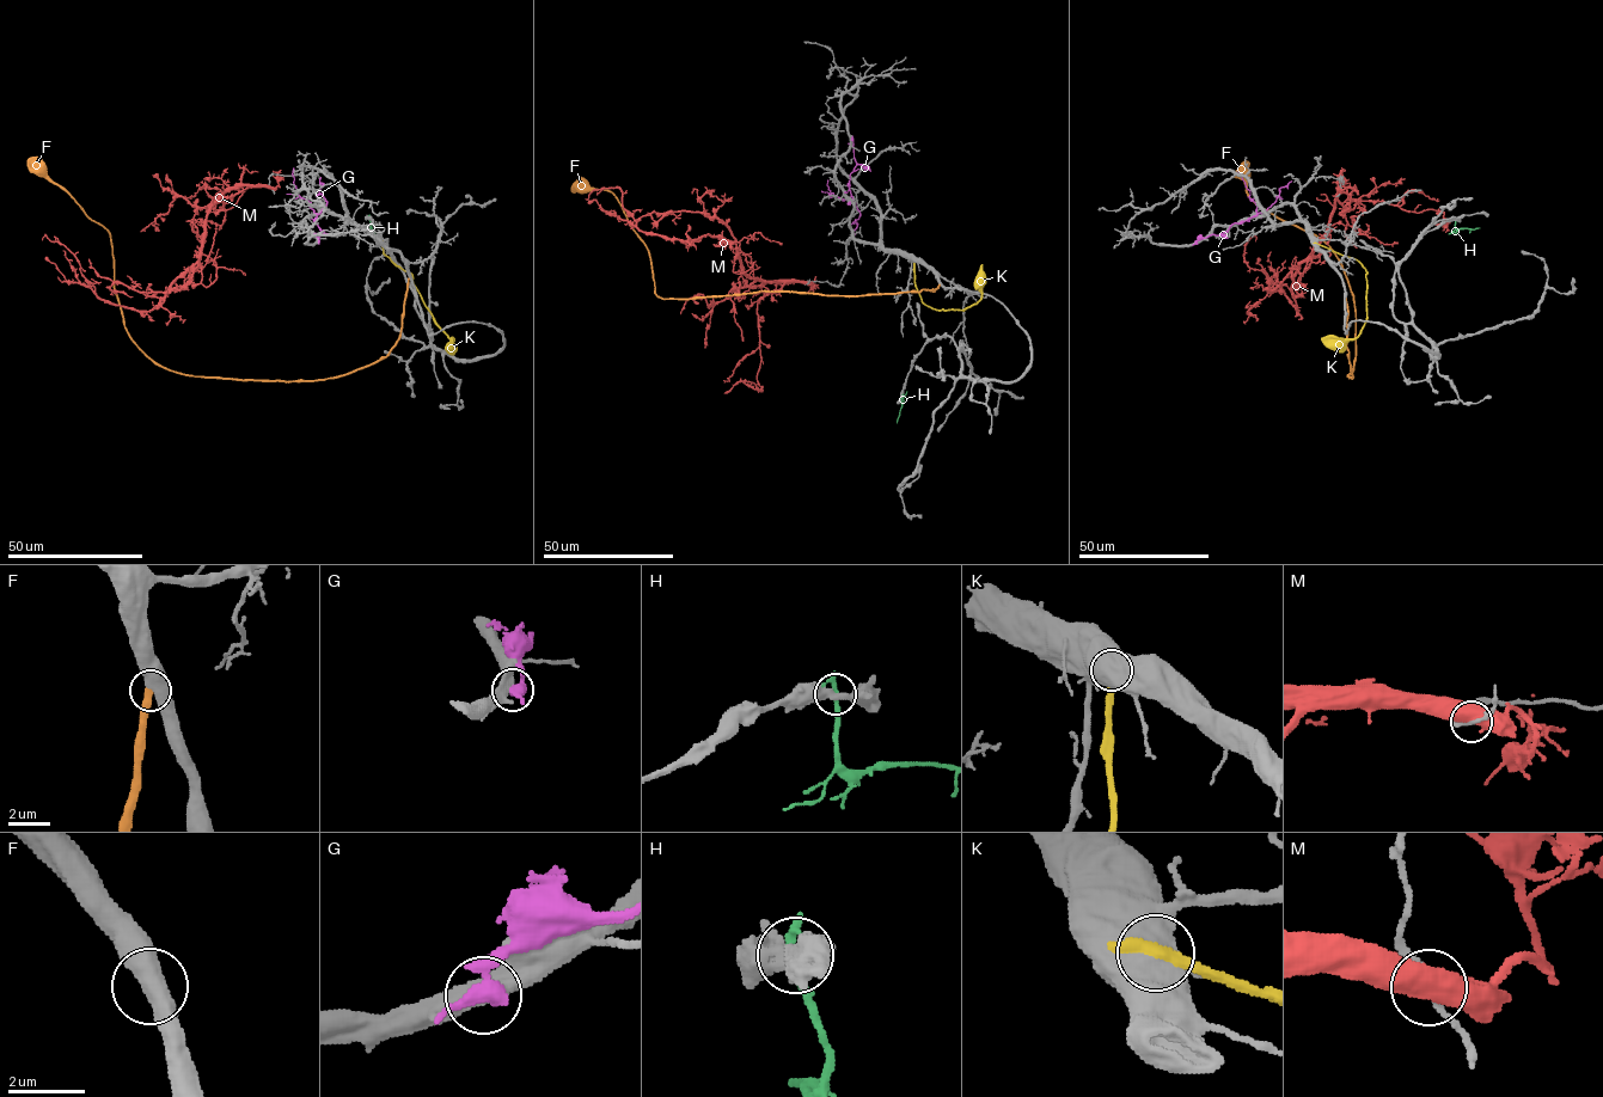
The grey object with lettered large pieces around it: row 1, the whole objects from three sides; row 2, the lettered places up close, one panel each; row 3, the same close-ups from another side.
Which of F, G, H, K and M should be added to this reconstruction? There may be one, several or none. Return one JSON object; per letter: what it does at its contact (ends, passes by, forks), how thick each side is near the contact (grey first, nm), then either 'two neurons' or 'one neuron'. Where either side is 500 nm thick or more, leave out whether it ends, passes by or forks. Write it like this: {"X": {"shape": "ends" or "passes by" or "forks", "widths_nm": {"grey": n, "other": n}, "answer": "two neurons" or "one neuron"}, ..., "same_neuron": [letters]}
{"F": {"widths_nm": {"grey": 550, "other": 360}, "answer": "one neuron"}, "G": {"shape": "passes by", "widths_nm": {"grey": 480, "other": 440}, "answer": "two neurons"}, "H": {"shape": "ends", "widths_nm": {"grey": 380, "other": 280}, "answer": "two neurons"}, "K": {"widths_nm": {"grey": 750, "other": 360}, "answer": "two neurons"}, "M": {"widths_nm": {"grey": 150, "other": 600}, "answer": "two neurons"}, "same_neuron": ["F"]}

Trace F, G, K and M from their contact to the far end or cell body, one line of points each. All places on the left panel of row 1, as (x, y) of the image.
F: (409, 277), (397, 343), (385, 356), (346, 373), (263, 381), (167, 371), (126, 328), (109, 233), (29, 158)
G: (318, 241), (323, 232), (309, 203), (298, 195), (293, 169)
K: (383, 243), (383, 252), (411, 275), (433, 320), (453, 341)
M: (270, 188), (234, 185), (222, 195), (207, 214), (199, 259), (148, 311), (102, 299), (74, 255), (42, 239)

